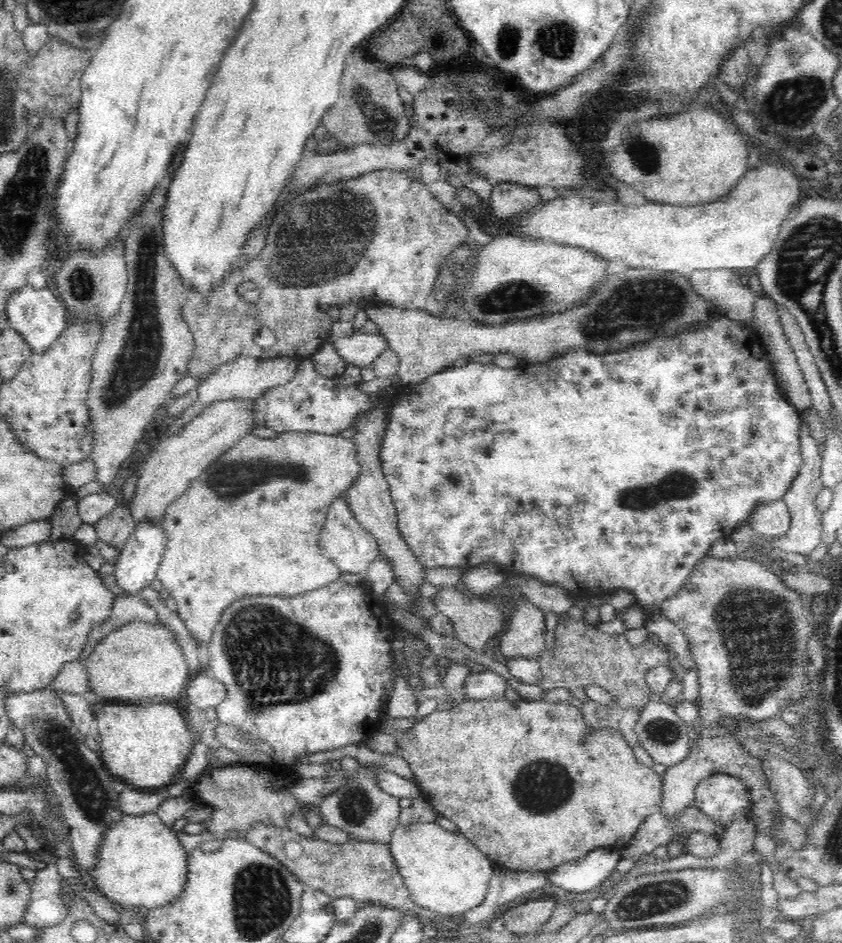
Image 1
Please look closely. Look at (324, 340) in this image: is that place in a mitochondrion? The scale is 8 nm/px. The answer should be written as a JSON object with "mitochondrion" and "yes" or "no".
{"mitochondrion":"no"}

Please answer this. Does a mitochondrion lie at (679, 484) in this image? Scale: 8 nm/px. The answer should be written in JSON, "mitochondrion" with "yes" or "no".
{"mitochondrion":"yes"}

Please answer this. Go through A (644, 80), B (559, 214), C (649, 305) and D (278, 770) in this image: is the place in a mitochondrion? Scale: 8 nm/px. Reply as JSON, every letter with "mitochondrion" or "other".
{"A":"other","B":"other","C":"mitochondrion","D":"other"}

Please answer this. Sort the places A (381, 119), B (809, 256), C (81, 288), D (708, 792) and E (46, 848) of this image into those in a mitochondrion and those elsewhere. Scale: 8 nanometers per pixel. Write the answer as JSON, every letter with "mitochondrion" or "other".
{"A":"mitochondrion","B":"mitochondrion","C":"mitochondrion","D":"other","E":"other"}

